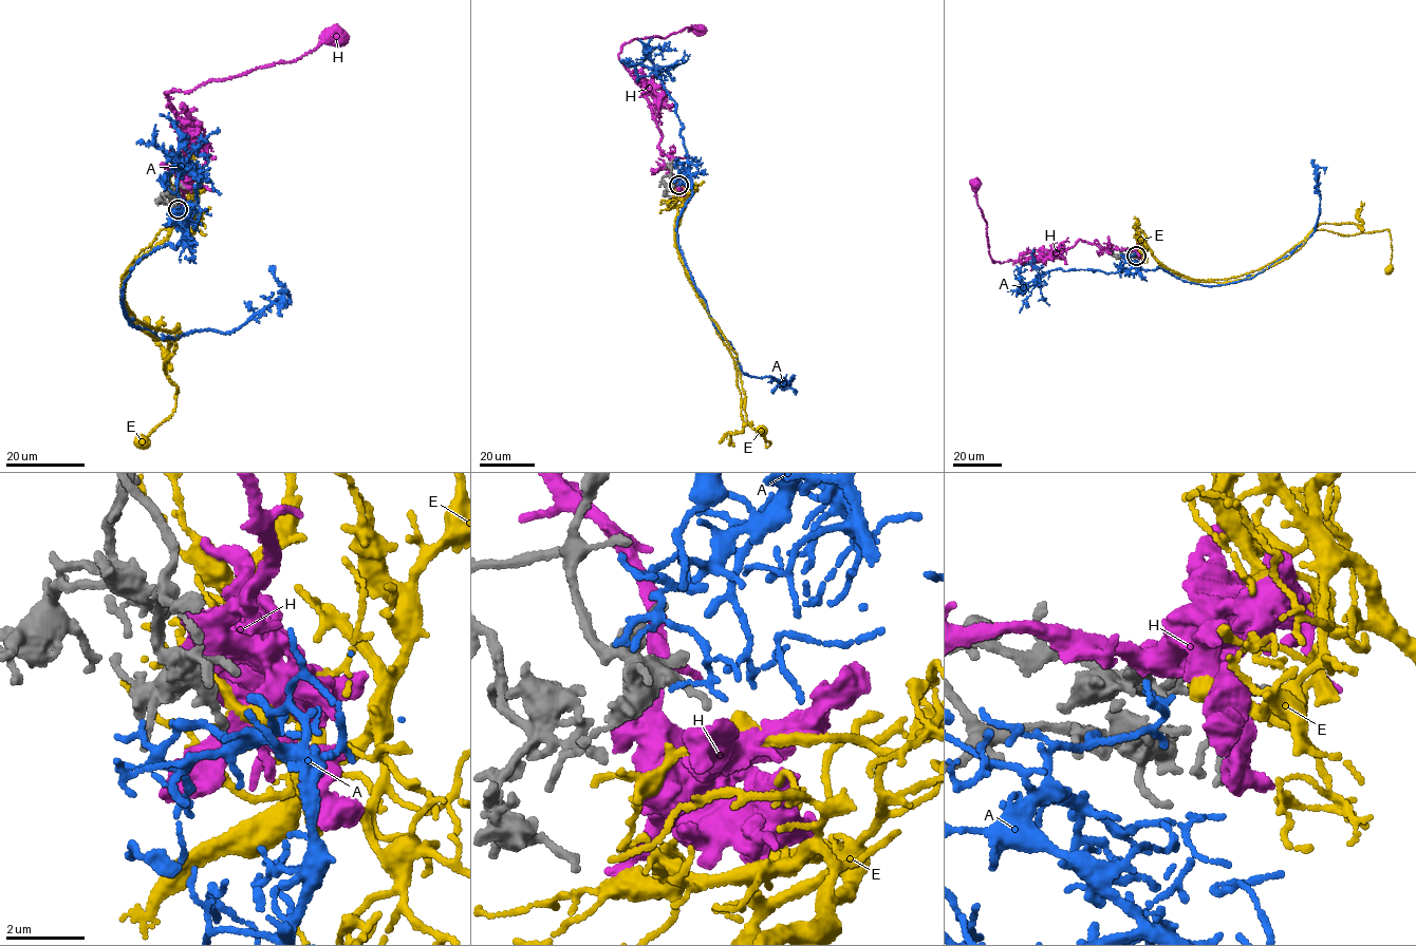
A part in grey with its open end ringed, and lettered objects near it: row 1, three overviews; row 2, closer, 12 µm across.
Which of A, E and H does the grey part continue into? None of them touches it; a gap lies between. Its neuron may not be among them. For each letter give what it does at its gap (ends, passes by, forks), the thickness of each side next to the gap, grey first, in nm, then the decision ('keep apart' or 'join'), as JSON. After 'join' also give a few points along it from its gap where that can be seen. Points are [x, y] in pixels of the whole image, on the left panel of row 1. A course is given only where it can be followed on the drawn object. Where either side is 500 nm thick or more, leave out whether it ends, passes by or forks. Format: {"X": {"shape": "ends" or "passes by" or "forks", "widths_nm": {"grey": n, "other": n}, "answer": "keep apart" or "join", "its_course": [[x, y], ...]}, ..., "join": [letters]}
{"A": {"shape": "passes by", "widths_nm": {"grey": 240, "other": 110}, "answer": "keep apart"}, "E": {"shape": "forks", "widths_nm": {"grey": 240, "other": 360}, "answer": "keep apart"}, "H": {"shape": "forks", "widths_nm": {"grey": 240, "other": 400}, "answer": "keep apart"}, "join": []}

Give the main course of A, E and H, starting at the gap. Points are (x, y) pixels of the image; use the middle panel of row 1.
A: (681, 184), (686, 170), (691, 196), (676, 225), (685, 263), (742, 373), (789, 383), (771, 393)
E: (679, 188), (692, 192), (676, 227), (676, 250), (734, 351), (748, 424), (763, 435), (767, 447), (761, 430)
H: (679, 188), (669, 170), (671, 157), (660, 153), (650, 103), (619, 56), (633, 39), (697, 30)

